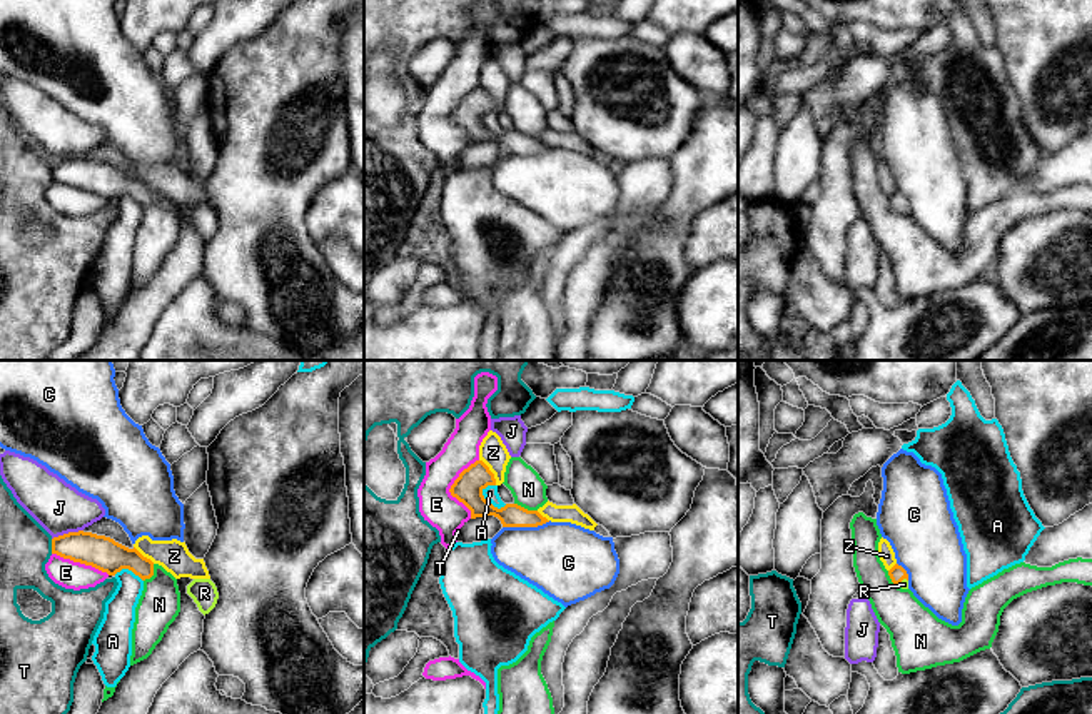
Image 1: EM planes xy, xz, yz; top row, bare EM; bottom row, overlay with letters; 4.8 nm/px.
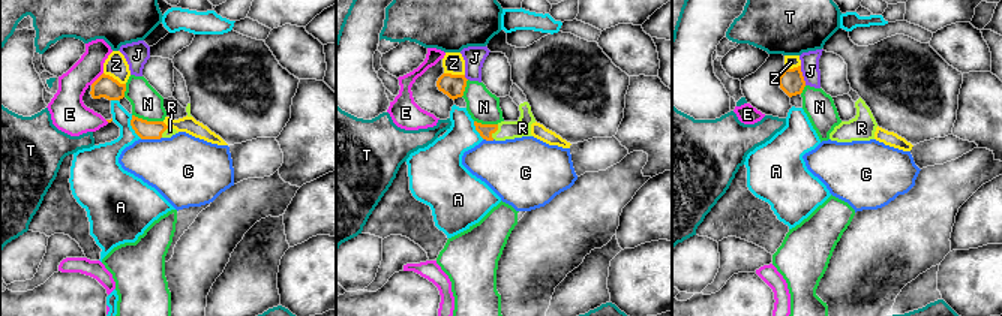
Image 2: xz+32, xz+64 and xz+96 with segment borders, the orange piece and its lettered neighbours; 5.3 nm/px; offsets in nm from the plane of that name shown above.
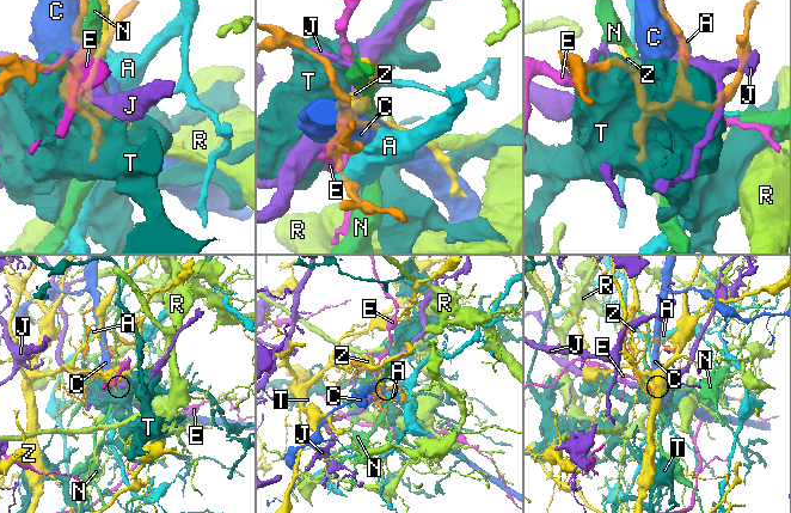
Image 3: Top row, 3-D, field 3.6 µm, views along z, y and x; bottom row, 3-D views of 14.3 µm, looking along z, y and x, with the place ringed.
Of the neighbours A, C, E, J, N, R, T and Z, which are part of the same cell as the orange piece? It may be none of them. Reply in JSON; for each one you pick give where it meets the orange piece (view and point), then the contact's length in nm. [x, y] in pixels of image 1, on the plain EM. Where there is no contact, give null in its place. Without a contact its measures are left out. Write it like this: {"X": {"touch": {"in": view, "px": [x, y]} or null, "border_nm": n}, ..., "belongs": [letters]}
{"R": {"touch": {"in": "yz", "px": [900, 207]}, "border_nm": 60}, "belongs": ["R"]}

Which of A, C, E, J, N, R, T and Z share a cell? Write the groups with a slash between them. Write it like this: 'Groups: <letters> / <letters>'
Groups: A / C / E / J / N / R / T / Z

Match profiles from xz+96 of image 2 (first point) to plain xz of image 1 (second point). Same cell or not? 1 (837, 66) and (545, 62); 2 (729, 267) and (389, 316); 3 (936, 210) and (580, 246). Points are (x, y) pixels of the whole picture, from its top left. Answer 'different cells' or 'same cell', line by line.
1: different cells
2: same cell
3: different cells

